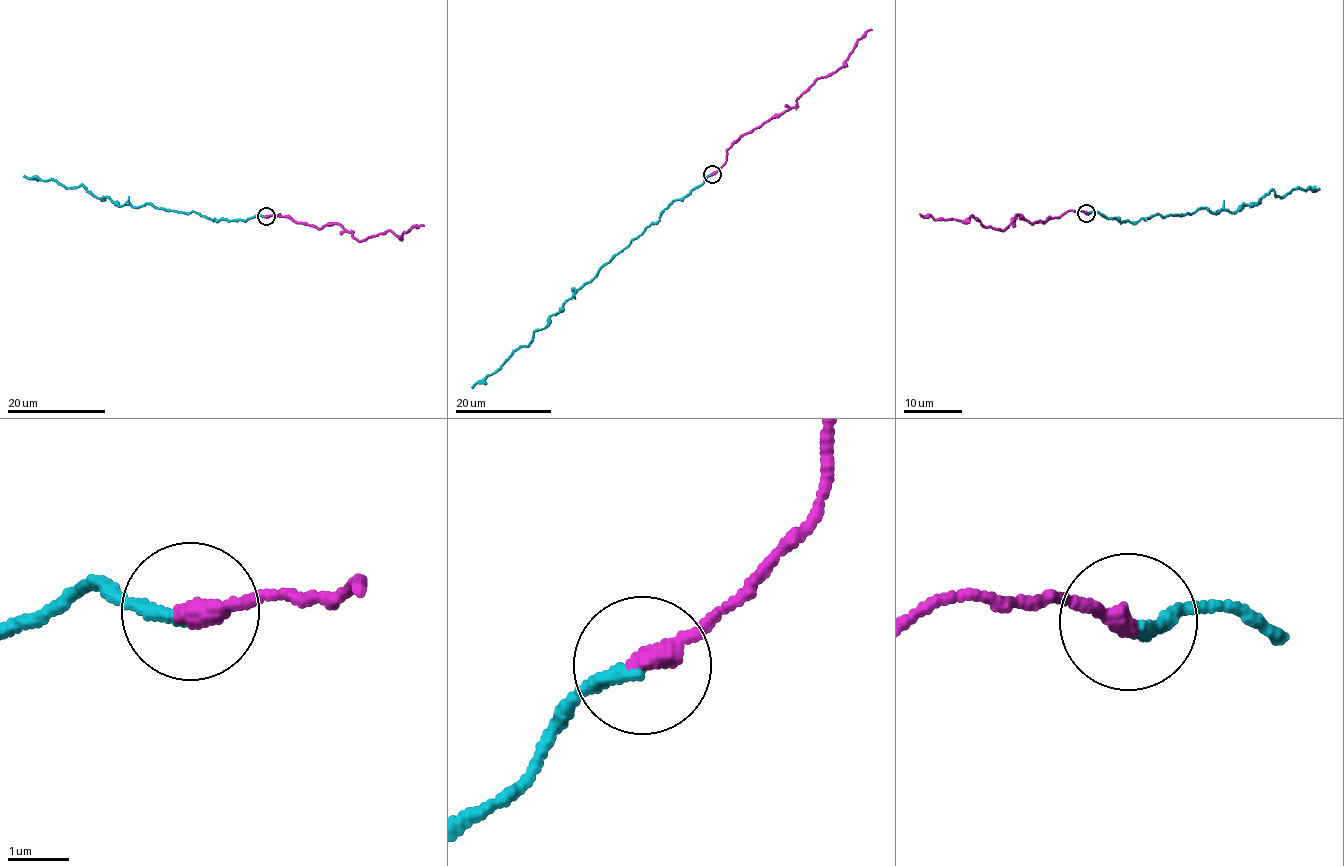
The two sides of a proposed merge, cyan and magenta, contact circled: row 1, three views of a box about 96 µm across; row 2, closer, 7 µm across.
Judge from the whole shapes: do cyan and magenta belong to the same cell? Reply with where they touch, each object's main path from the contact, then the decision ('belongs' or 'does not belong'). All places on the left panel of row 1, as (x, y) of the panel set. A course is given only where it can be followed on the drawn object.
at (266, 216); cyan runs (265, 216), (219, 221), (147, 203), (120, 205), (96, 198), (82, 185), (69, 188), (51, 179), (24, 176); magenta runs (266, 216), (278, 214), (319, 228), (338, 223), (361, 241), (389, 231), (400, 237), (409, 229), (423, 225); does not belong

